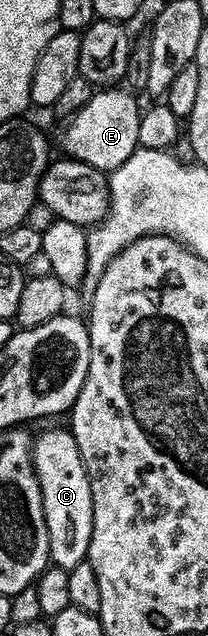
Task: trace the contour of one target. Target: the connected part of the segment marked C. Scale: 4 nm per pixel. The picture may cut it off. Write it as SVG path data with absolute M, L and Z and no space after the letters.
M71 429L44 430L35 435L32 463L42 492L43 515L46 516L49 561L66 571L87 559L93 534L93 494L78 444Z

